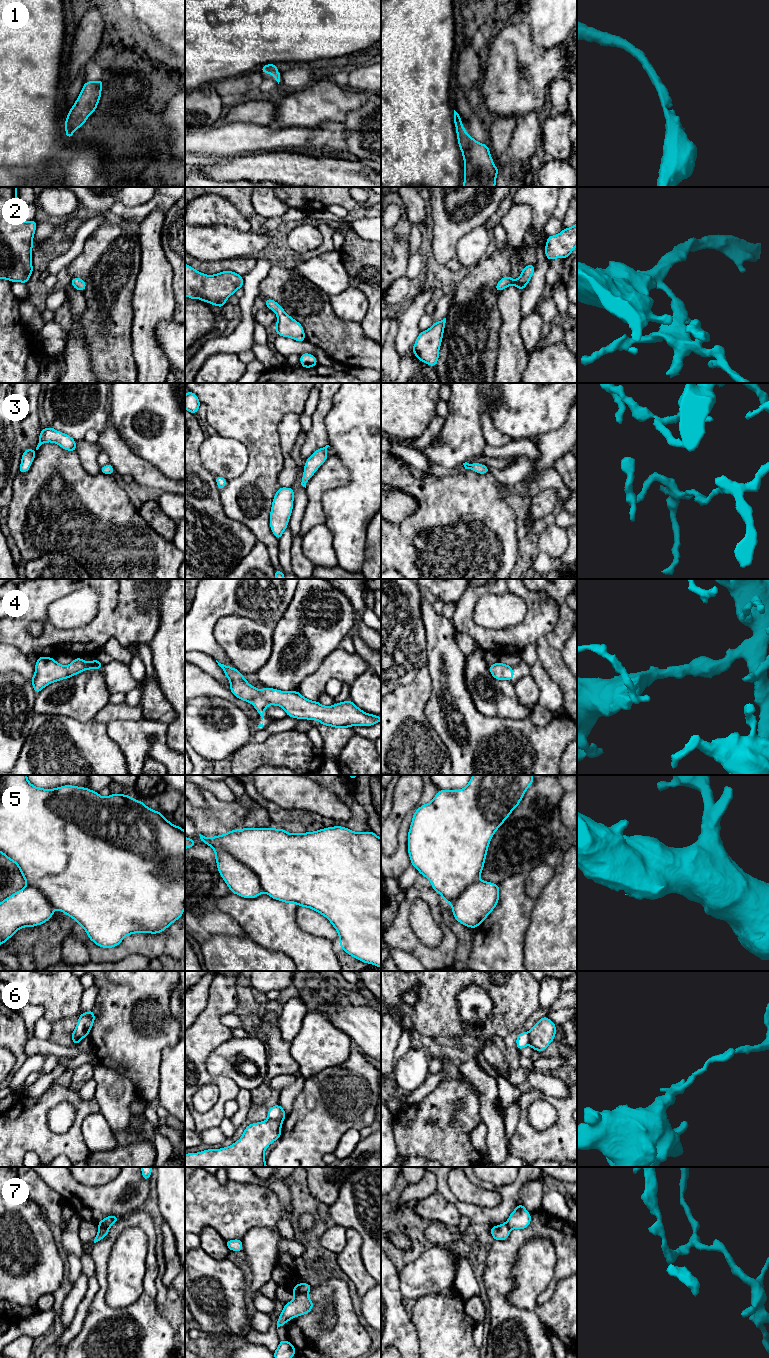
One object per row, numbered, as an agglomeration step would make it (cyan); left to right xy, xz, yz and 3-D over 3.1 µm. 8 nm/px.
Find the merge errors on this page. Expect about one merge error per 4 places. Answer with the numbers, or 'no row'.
6, 7

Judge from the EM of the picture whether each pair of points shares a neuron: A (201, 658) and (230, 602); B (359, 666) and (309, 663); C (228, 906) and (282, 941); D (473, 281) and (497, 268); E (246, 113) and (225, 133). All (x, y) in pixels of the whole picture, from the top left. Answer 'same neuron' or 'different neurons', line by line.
A: different neurons
B: different neurons
C: same neuron
D: same neuron
E: different neurons

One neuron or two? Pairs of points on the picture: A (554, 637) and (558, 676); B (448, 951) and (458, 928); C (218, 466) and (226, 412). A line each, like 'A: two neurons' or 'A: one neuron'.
A: one neuron
B: two neurons
C: two neurons

